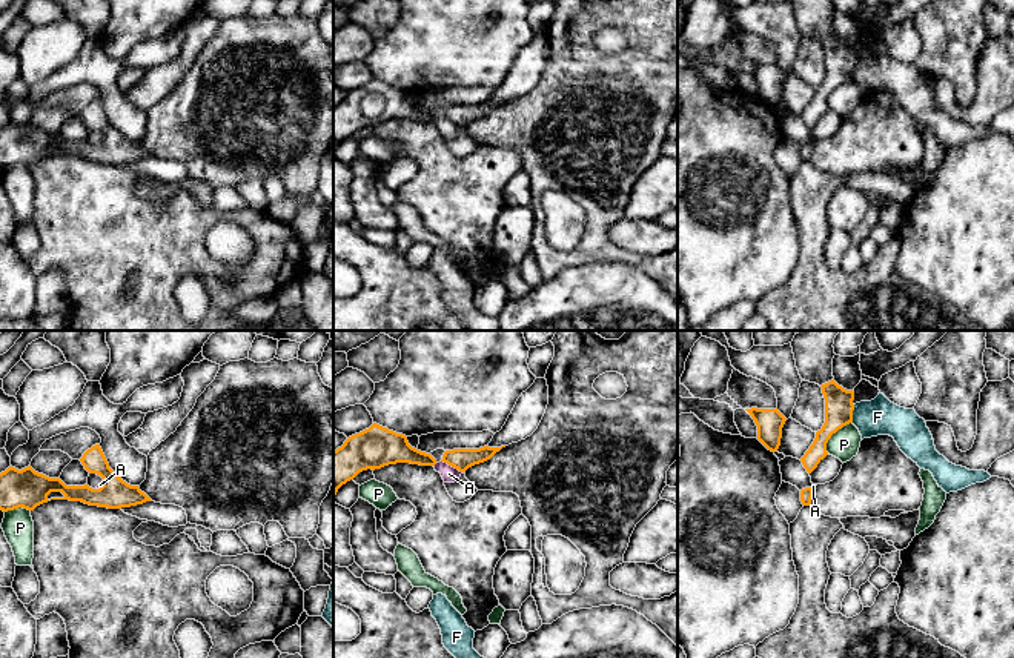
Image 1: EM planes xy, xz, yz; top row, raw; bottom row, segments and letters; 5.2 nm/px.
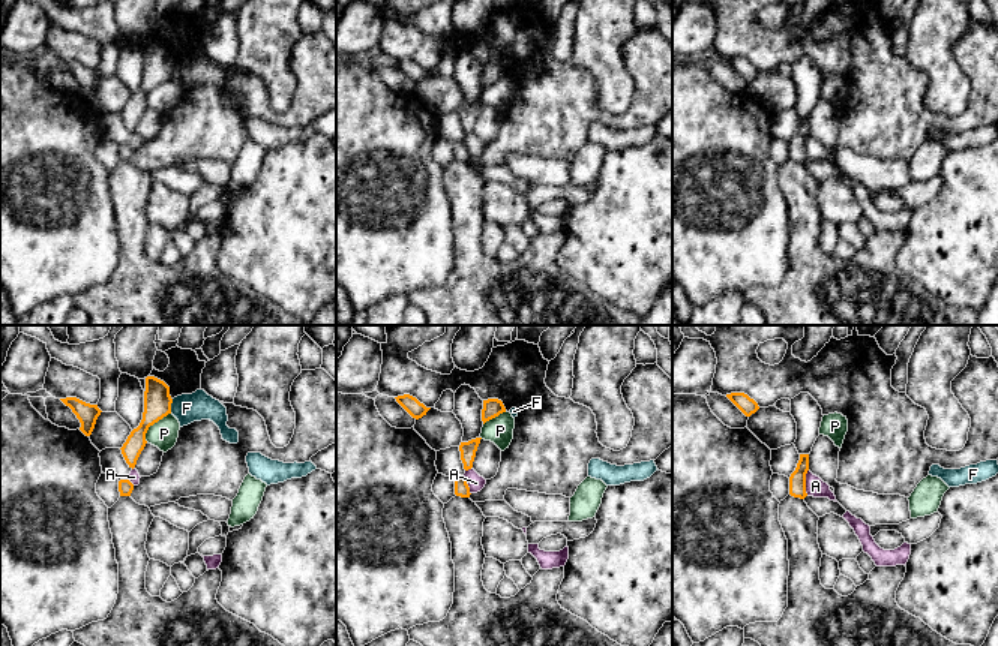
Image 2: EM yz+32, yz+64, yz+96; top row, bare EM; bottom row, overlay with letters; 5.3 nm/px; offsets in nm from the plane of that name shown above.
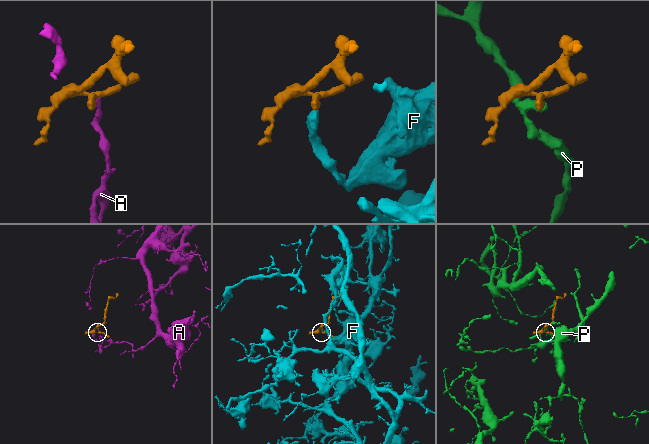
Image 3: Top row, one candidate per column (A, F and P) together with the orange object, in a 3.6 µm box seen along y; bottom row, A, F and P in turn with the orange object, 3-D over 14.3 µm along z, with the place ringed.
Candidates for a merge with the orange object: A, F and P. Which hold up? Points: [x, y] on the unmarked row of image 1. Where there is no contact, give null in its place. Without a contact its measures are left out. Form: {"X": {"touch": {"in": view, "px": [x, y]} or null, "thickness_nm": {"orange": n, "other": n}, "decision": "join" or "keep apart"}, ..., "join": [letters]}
{"A": {"touch": {"in": "xz", "px": [452, 122]}, "thickness_nm": {"orange": 110, "other": 90}, "decision": "keep apart"}, "F": {"touch": {"in": "yz", "px": [851, 69]}, "thickness_nm": {"orange": 150, "other": 190}, "decision": "keep apart"}, "P": {"touch": {"in": "yz", "px": [833, 88]}, "thickness_nm": {"orange": 150, "other": 160}, "decision": "keep apart"}, "join": []}

